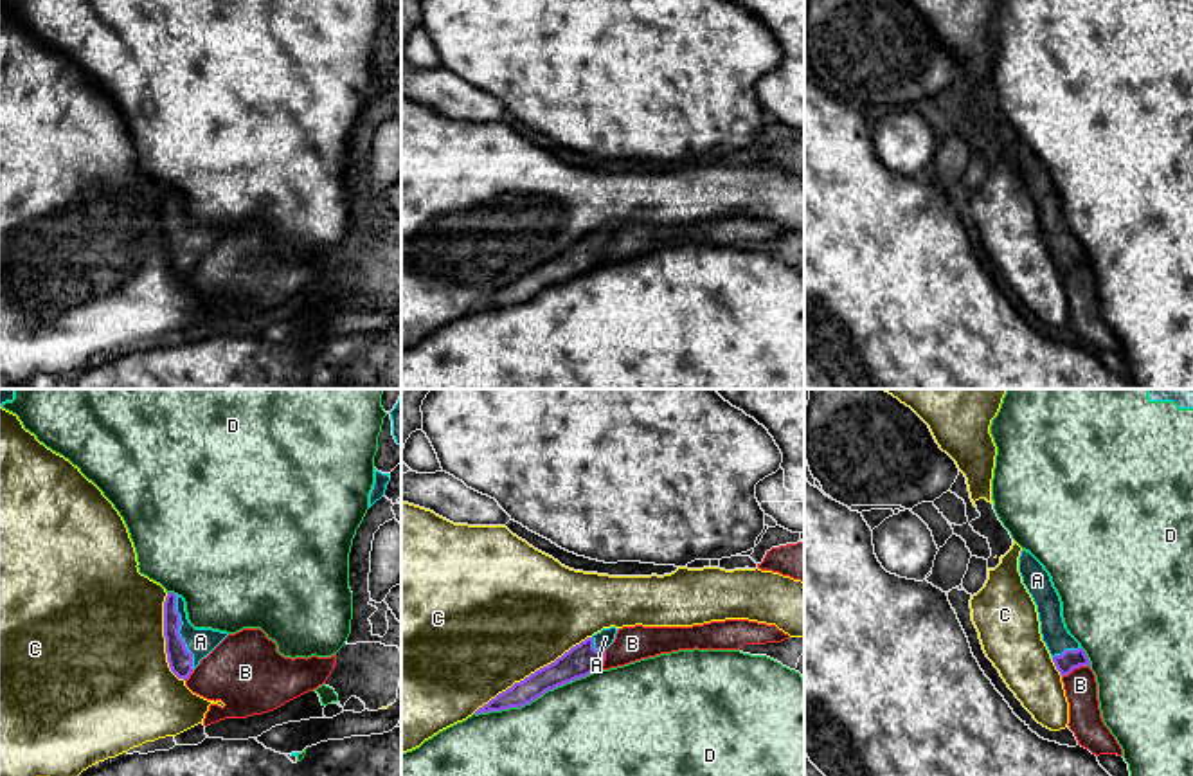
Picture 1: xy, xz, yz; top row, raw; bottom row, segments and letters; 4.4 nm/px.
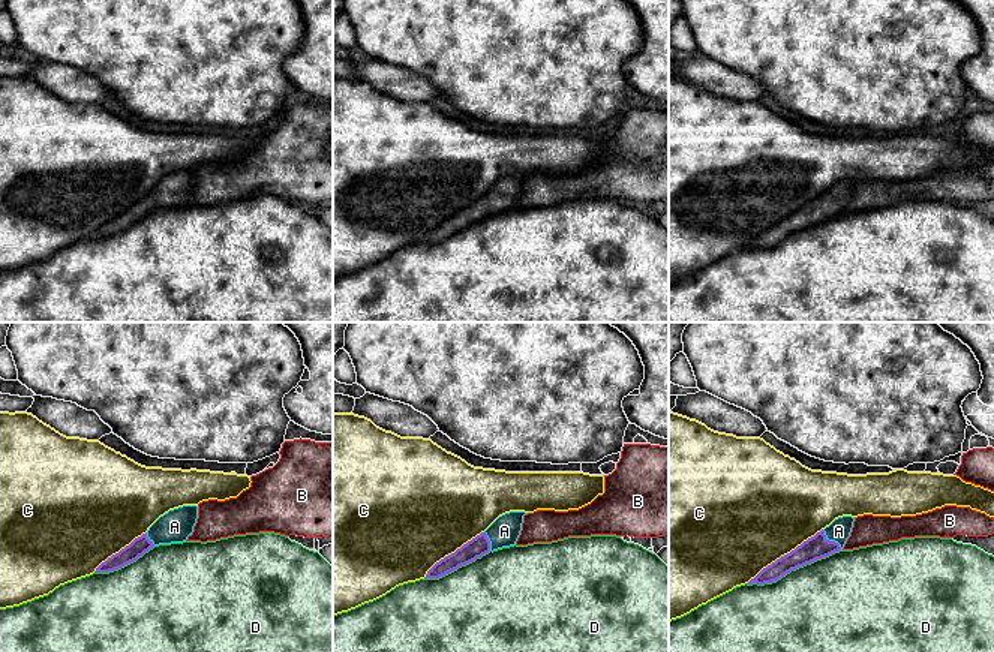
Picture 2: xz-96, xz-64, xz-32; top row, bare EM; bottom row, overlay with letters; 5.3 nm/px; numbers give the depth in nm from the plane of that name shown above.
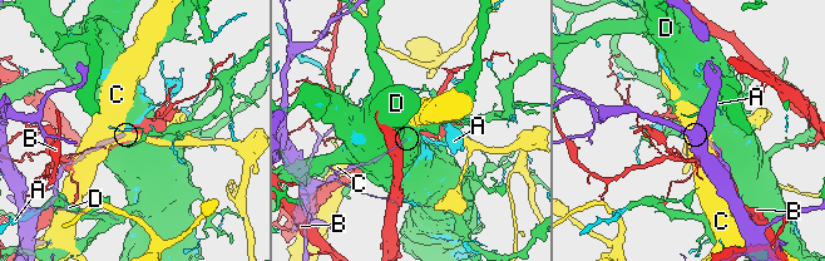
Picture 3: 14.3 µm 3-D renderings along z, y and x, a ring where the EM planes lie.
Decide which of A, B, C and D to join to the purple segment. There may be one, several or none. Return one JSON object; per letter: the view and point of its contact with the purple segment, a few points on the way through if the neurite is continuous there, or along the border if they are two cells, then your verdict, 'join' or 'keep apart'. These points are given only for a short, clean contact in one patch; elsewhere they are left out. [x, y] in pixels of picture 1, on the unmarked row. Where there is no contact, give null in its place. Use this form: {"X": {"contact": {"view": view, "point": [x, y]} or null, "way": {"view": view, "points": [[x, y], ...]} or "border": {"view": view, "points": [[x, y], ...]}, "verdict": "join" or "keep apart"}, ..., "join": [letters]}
{"A": {"contact": {"view": "xy", "point": [177, 229]}, "verdict": "keep apart"}, "B": {"contact": {"view": "yz", "point": [1075, 263]}, "verdict": "keep apart"}, "C": {"contact": {"view": "xz", "point": [531, 270]}, "verdict": "keep apart"}, "D": {"contact": {"view": "xz", "point": [537, 294]}, "verdict": "keep apart"}, "join": []}

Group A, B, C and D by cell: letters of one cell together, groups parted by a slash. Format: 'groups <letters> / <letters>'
groups A D / B / C

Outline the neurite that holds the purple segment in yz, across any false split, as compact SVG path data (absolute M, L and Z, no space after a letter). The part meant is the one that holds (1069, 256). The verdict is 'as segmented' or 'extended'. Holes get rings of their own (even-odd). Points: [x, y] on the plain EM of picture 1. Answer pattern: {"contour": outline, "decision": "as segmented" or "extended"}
{"contour": "M1083 245L1065 247L1062 252L1054 252L1053 259L1060 272L1069 272L1074 265L1090 263L1090 257Z", "decision": "as segmented"}

